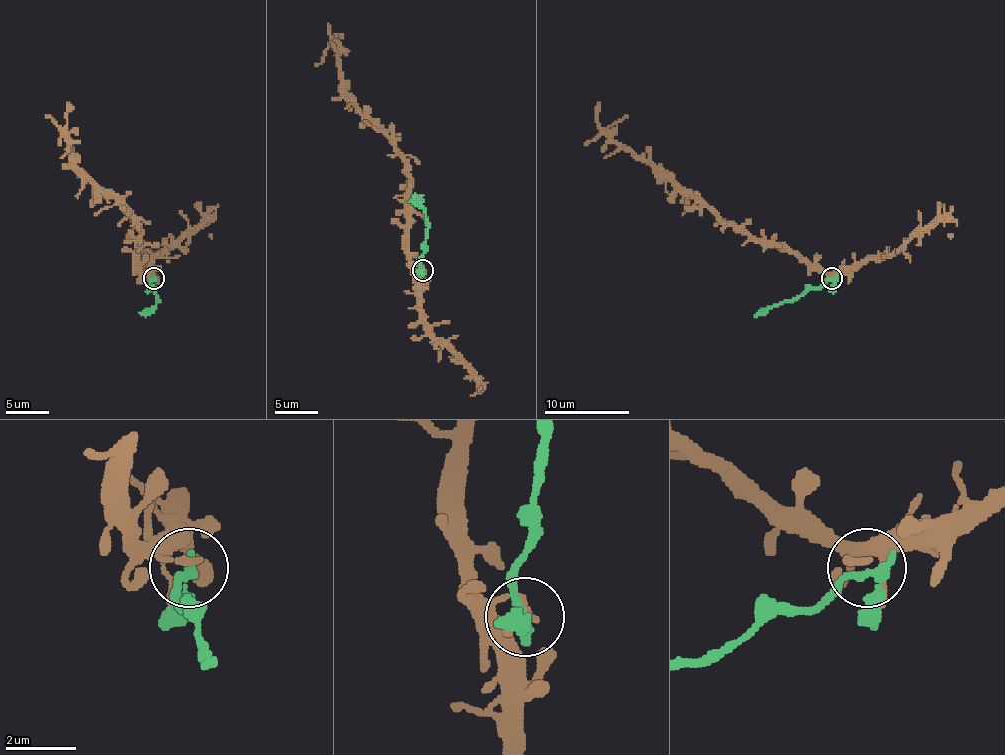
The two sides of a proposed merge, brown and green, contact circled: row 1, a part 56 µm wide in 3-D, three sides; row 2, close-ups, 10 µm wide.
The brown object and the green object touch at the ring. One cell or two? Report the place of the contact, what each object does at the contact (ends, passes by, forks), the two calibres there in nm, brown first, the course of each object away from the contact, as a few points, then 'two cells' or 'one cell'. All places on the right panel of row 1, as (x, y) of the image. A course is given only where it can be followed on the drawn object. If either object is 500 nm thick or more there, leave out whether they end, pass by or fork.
at (832, 278); brown ends there; green passes by; 200 nm thick on the brown side, 240 nm on the other; brown runs (831, 276), (786, 249), (765, 247), (723, 223), (652, 164), (635, 157), (606, 130), (627, 115); green runs (831, 279), (823, 285), (808, 287), (795, 298), (761, 310), (755, 317); two cells

